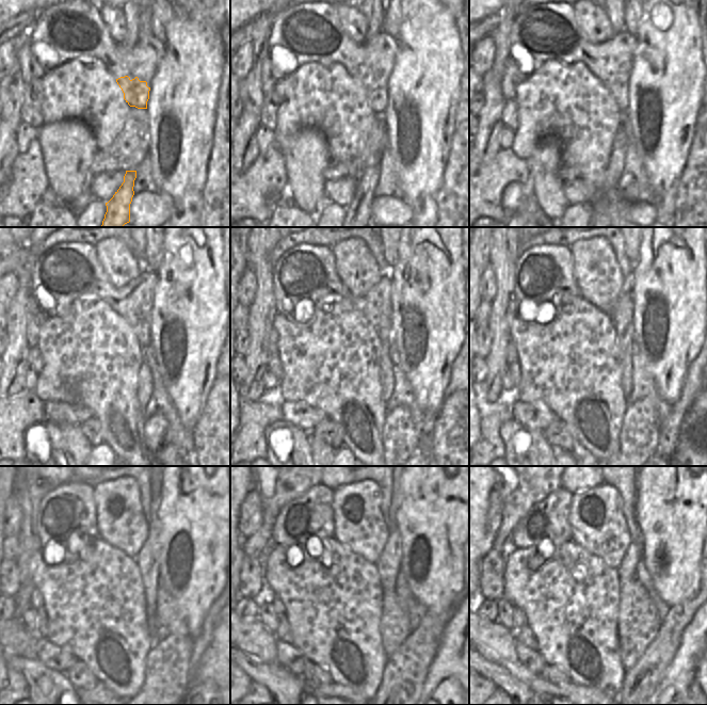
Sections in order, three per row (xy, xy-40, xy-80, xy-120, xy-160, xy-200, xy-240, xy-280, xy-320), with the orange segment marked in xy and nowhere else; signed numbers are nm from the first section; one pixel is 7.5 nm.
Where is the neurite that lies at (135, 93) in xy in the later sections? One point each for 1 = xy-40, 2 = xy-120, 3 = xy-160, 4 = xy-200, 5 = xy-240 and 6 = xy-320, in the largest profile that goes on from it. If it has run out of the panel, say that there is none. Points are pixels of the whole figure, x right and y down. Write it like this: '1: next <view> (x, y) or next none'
1: next xy-40 (374, 83)
2: next xy-120 (141, 323)
3: next xy-160 (381, 320)
4: next xy-200 (623, 319)
5: next xy-240 (148, 558)
6: next xy-320 (626, 570)

